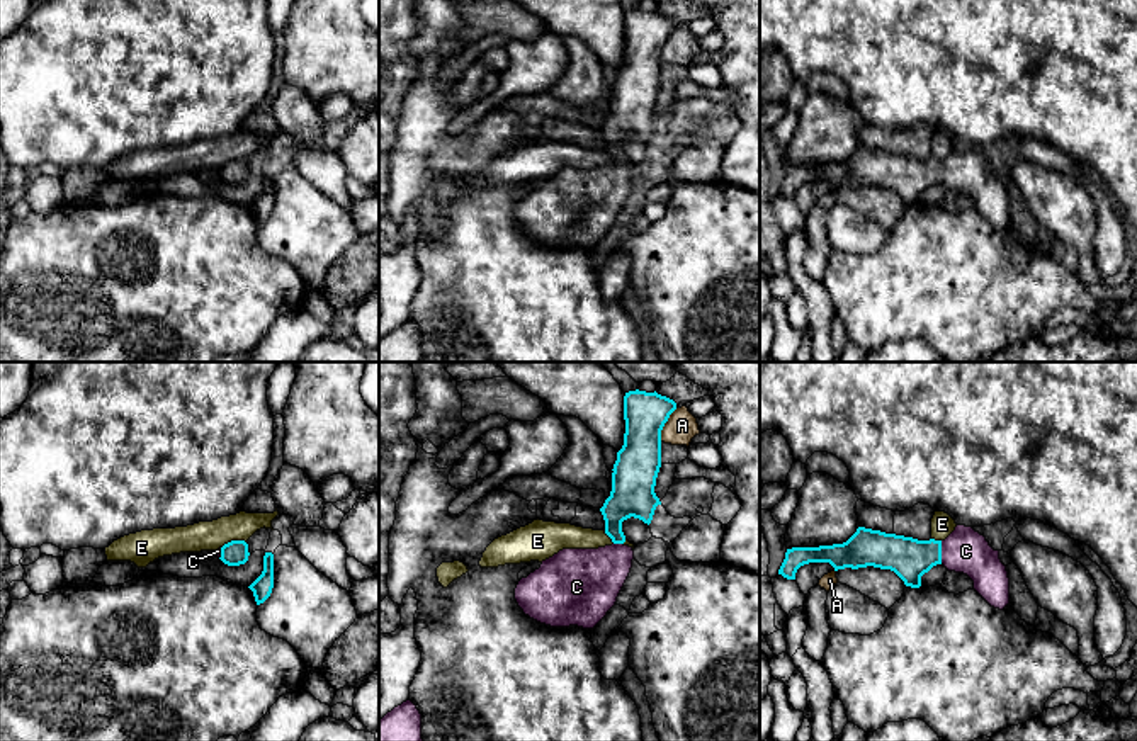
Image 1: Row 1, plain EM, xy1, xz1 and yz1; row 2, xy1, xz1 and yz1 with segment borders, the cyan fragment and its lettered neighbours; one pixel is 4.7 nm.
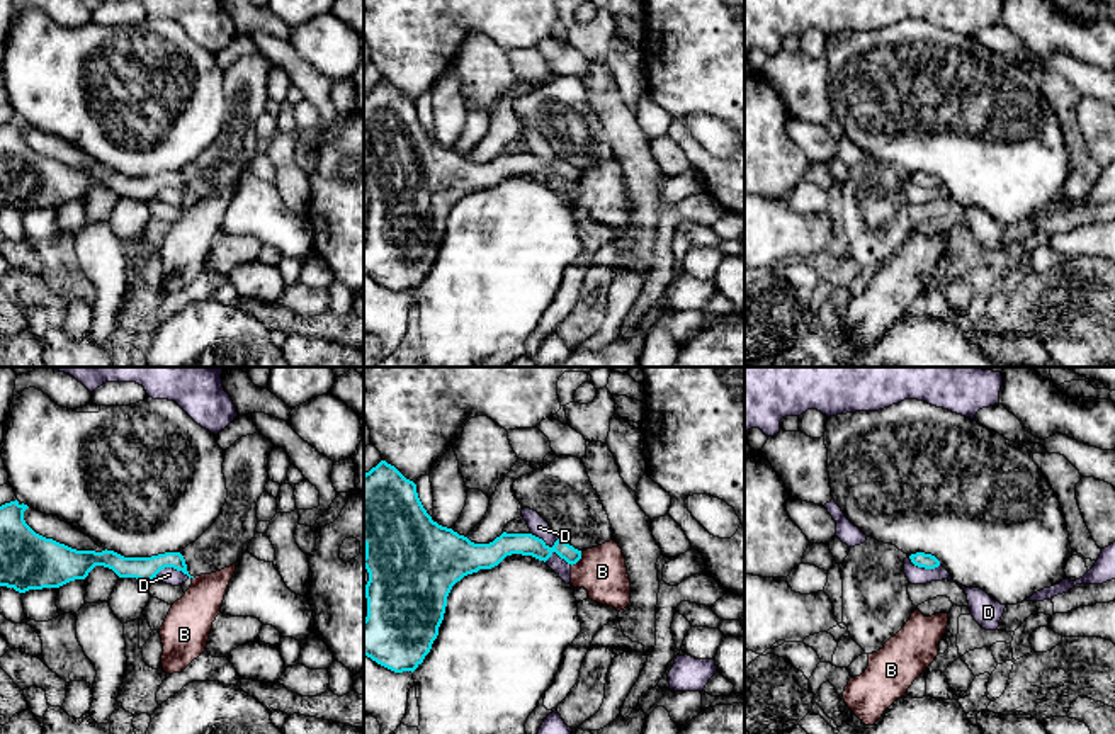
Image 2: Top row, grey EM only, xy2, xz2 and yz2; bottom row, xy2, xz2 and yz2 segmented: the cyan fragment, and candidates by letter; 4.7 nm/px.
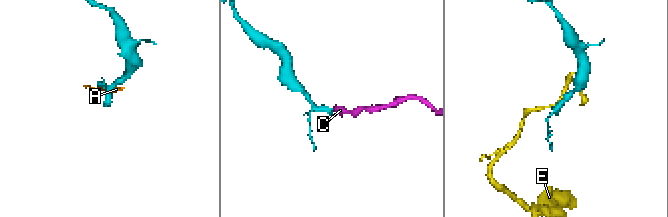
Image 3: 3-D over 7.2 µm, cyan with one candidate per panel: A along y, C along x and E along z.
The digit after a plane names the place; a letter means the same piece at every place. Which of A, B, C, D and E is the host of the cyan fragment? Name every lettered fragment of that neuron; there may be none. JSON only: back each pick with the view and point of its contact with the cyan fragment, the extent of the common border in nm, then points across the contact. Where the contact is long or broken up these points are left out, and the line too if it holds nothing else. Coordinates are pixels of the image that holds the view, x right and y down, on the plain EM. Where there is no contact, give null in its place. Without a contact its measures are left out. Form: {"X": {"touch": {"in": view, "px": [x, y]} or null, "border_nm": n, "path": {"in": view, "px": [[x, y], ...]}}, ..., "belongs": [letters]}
{"C": {"touch": {"in": "yz1", "px": [940, 172]}, "border_nm": 110}, "belongs": ["C"]}

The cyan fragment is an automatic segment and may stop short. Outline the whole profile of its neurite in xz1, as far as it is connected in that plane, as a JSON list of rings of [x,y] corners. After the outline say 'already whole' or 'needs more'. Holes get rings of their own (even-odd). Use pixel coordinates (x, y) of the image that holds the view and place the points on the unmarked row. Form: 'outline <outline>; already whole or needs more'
outline [[[636,8],[625,12],[624,65],[617,71],[612,88],[610,116],[600,127],[605,139],[605,153],[614,163],[598,168],[563,168],[542,180],[540,187],[522,197],[515,207],[515,219],[525,235],[551,246],[578,245],[593,248],[615,224],[634,178],[632,167],[624,163],[622,141],[634,136],[649,144],[656,126],[661,124],[654,112],[661,87],[661,49],[675,29],[676,22],[656,10],[646,12]]]; needs more

